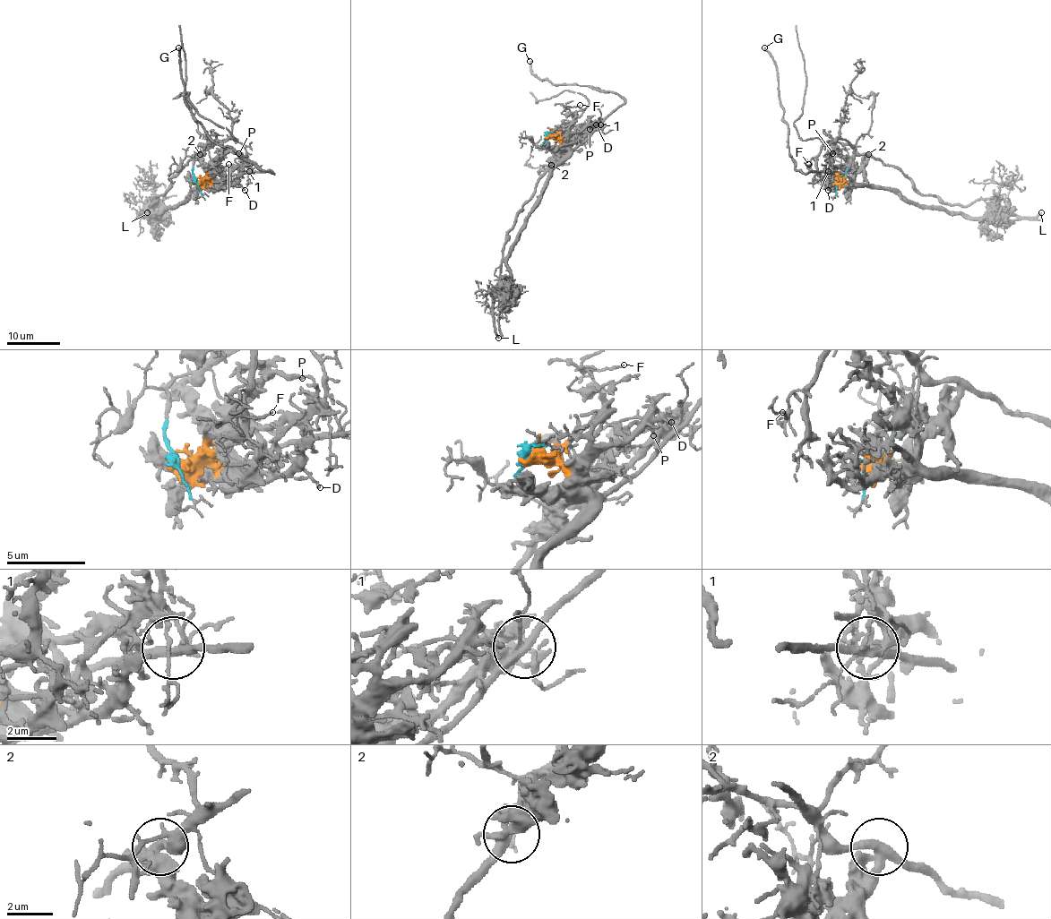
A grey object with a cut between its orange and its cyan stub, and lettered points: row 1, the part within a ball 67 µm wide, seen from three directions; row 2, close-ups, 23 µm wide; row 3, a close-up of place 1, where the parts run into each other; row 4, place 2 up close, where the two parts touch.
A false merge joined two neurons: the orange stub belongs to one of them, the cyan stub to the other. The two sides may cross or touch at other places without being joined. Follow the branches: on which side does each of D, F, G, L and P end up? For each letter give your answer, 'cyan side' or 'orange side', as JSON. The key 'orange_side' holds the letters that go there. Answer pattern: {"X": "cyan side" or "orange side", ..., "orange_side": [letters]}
{"D": "orange side", "F": "cyan side", "G": "orange side", "L": "cyan side", "P": "orange side", "orange_side": ["D", "G", "P"]}

